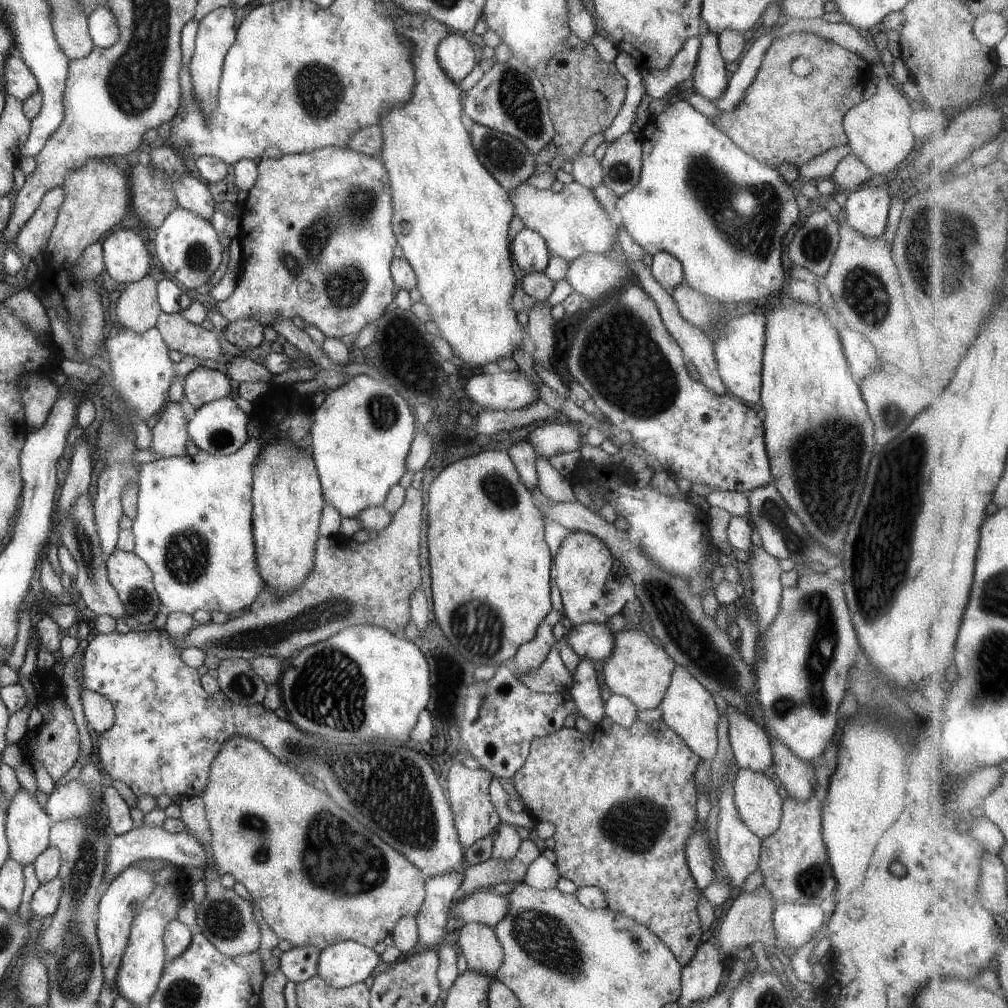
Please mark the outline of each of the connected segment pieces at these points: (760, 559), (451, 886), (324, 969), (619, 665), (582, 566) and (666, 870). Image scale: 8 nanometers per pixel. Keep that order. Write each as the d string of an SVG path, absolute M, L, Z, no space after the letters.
M756 540L748 551L750 559L747 563L753 586L750 600L753 601L752 607L758 614L758 642L763 630L772 624L779 611L779 600L784 588L780 583L780 574L783 571L778 565L779 559L768 554L759 541Z
M462 871L425 877L425 901L416 916L419 924L416 949L436 949L443 942L449 908L463 878Z
M340 941L321 949L316 974L334 988L344 988L366 980L380 959L359 942Z
M640 627L617 632L614 636L612 652L603 665L605 684L613 694L629 698L639 710L658 707L677 665L675 660L670 658L662 645L654 644Z
M572 531L562 542L553 558L557 572L556 582L561 590L563 612L574 625L582 623L606 623L615 614L621 612L626 600L635 593L635 588L626 590L615 583L612 564L615 557L608 545L592 533Z
M637 718L629 727L613 722L608 730L601 729L598 725L594 726L589 733L583 733L577 727L562 727L556 732L546 733L546 736L534 737L526 762L511 778L514 788L523 799L527 813L534 821L547 821L555 826L552 836L555 840L553 851L556 855L555 865L558 867L559 876L572 880L577 887L592 885L599 888L605 894L607 907L611 911L637 920L651 930L666 944L682 966L690 962L698 945L705 939L705 932L701 928L701 920L697 911L701 891L690 872L685 853L687 840L697 826L696 805L699 790L695 781L695 770L700 762L699 756L662 719L646 723Z

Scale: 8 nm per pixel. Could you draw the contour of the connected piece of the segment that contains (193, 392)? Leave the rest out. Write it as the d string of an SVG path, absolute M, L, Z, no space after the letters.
M198 366L185 376L184 396L196 409L228 396L230 390L230 377L217 369Z

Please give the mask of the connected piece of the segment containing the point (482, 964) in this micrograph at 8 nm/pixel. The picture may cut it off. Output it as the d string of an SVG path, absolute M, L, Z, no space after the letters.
M468 923L460 928L459 944L466 957L468 969L496 974L502 964L504 951L495 928L482 923Z

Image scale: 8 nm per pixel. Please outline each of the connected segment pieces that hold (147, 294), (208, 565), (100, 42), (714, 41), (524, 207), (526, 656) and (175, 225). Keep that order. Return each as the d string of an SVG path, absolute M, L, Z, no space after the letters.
M148 273L142 280L128 283L121 292L115 312L124 328L143 333L155 326L162 312L156 295L156 283Z
M270 427L260 438L251 437L245 445L231 455L214 455L204 451L198 451L195 455L180 455L177 457L168 457L165 459L154 460L142 464L139 472L137 485L139 493L137 499L137 516L133 522L132 530L135 534L135 550L136 556L139 556L153 572L153 583L160 597L161 604L165 605L167 611L182 611L189 615L194 614L196 610L206 610L213 613L216 611L224 614L232 614L238 610L246 609L256 600L256 597L263 590L265 584L262 577L258 574L257 565L255 564L255 544L253 539L253 466L255 458L261 452L263 445L275 438L276 429Z
M106 5L98 6L89 13L87 25L94 47L108 48L119 39L119 24L114 13Z
M708 28L699 34L700 52L693 75L693 86L702 96L711 102L720 98L728 84L726 78L726 61L722 58L719 47L719 36Z
M523 182L509 195L515 206L515 214L521 218L524 226L539 232L546 239L549 251L563 257L568 263L584 253L604 254L611 250L612 242L618 235L618 218L610 216L600 206L595 194L579 182L567 184L559 193Z
M542 619L537 626L535 638L519 646L518 652L514 656L516 672L513 673L519 678L520 675L528 674L538 668L549 655L554 644L553 627L545 619Z
M178 206L164 219L152 239L156 258L169 278L176 284L184 284L192 290L207 290L208 280L223 262L222 252L225 249L210 220L203 219L199 214Z

